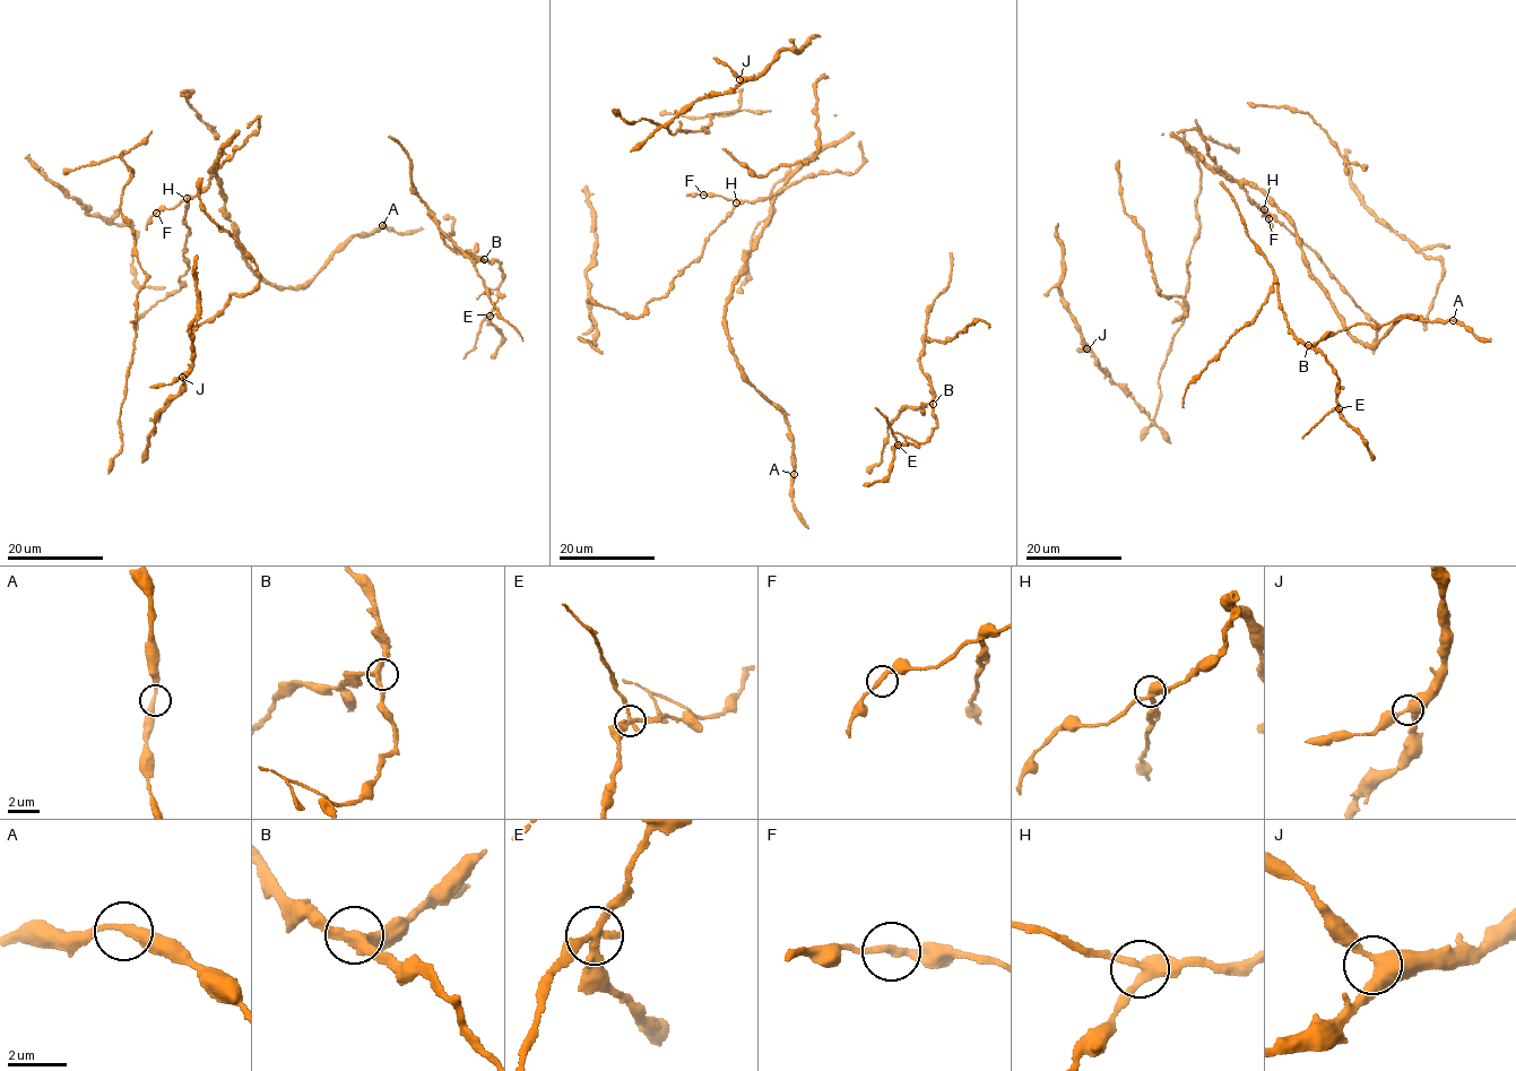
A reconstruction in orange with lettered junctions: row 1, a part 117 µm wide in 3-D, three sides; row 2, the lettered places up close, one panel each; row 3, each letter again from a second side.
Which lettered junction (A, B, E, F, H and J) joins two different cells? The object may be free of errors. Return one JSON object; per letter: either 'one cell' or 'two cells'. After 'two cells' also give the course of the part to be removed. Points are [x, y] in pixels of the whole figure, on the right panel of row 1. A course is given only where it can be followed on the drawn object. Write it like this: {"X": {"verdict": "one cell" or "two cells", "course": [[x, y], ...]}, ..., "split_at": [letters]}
{"A": {"verdict": "one cell"}, "B": {"verdict": "one cell"}, "E": {"verdict": "two cells", "course": [[1340, 408], [1330, 412], [1302, 438]]}, "F": {"verdict": "one cell"}, "H": {"verdict": "one cell"}, "J": {"verdict": "one cell"}, "split_at": ["E"]}

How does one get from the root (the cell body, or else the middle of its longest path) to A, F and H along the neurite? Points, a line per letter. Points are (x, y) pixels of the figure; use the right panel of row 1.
A: (1296, 229), (1309, 274), (1350, 335), (1361, 343), (1376, 345), (1404, 317), (1453, 320)
F: (1296, 229), (1262, 192), (1245, 184), (1244, 190), (1248, 198), (1262, 207), (1262, 215), (1268, 218)
H: (1296, 229), (1262, 192), (1245, 184), (1244, 190), (1248, 198), (1264, 209)

